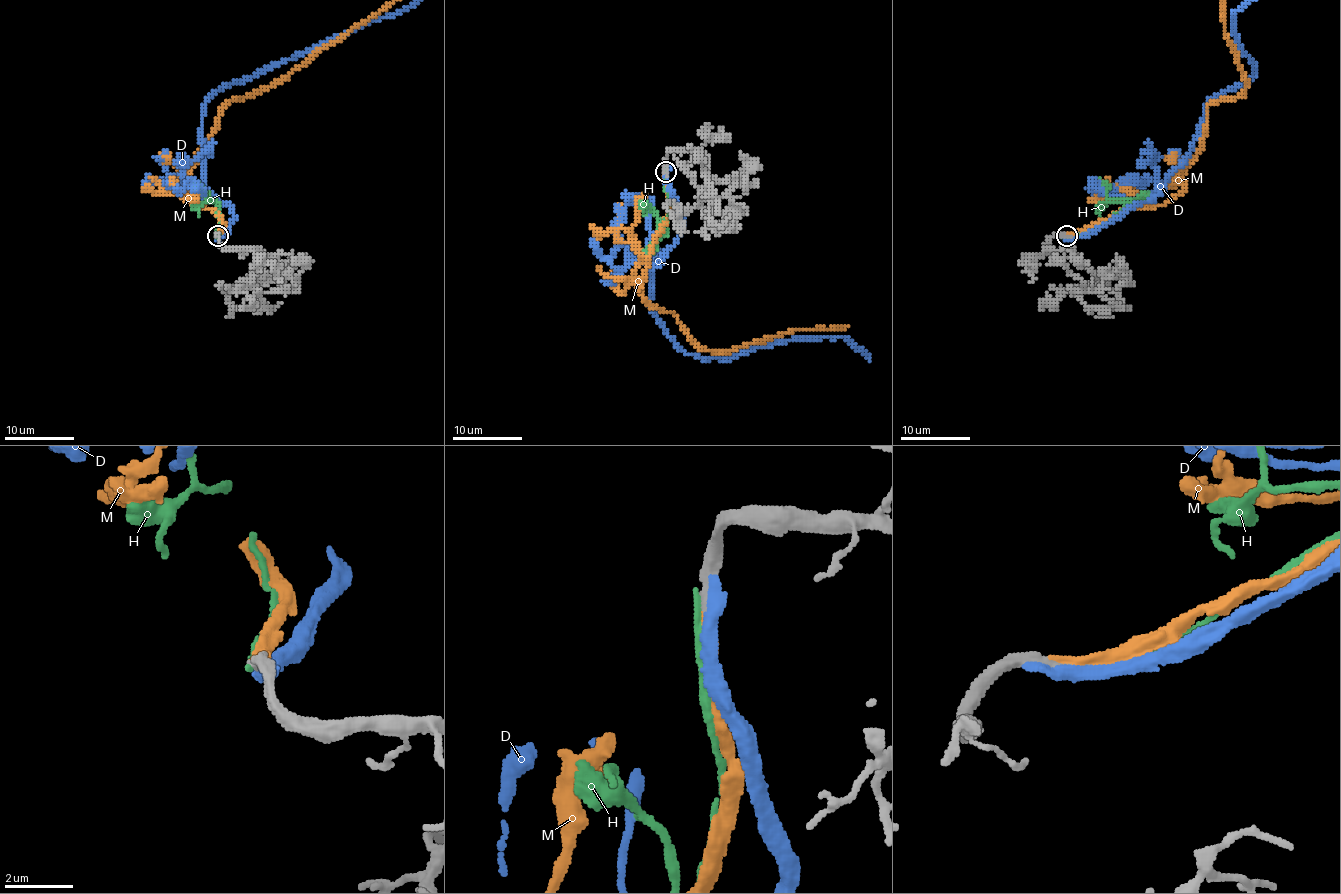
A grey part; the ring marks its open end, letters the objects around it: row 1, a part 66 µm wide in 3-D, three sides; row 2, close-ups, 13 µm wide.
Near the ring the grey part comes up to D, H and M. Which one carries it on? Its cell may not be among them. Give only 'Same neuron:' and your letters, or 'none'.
Same neuron: M

